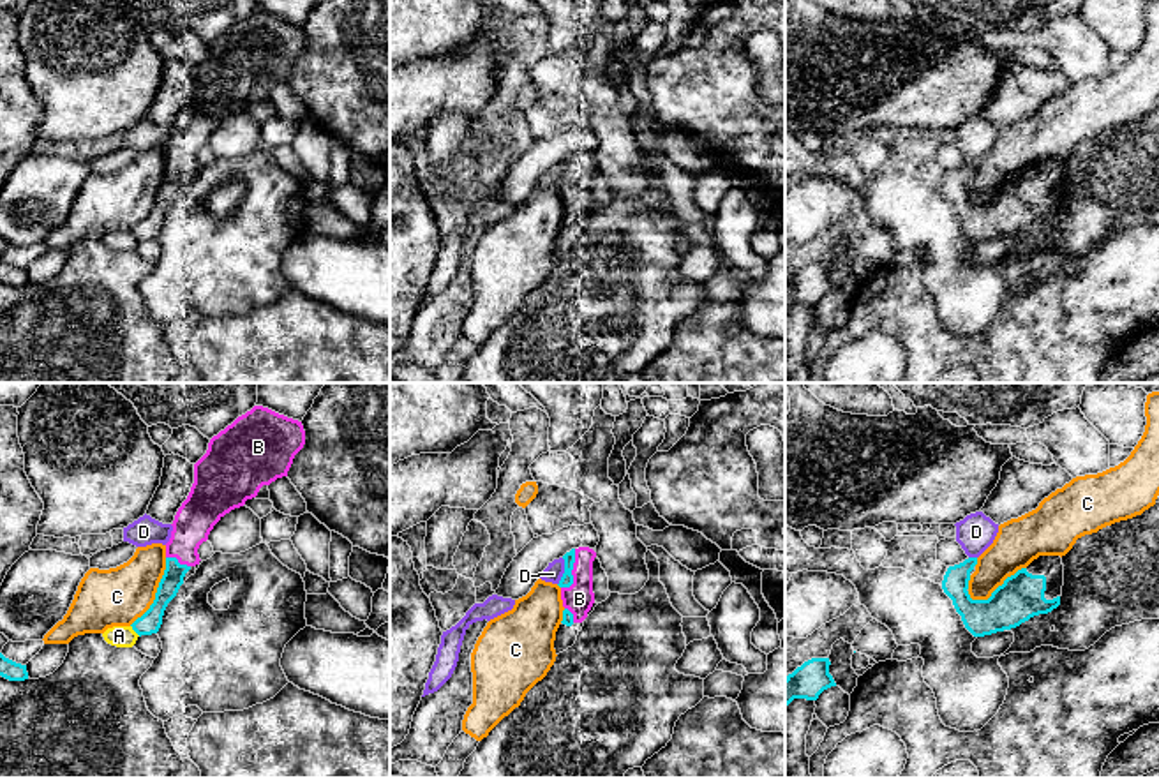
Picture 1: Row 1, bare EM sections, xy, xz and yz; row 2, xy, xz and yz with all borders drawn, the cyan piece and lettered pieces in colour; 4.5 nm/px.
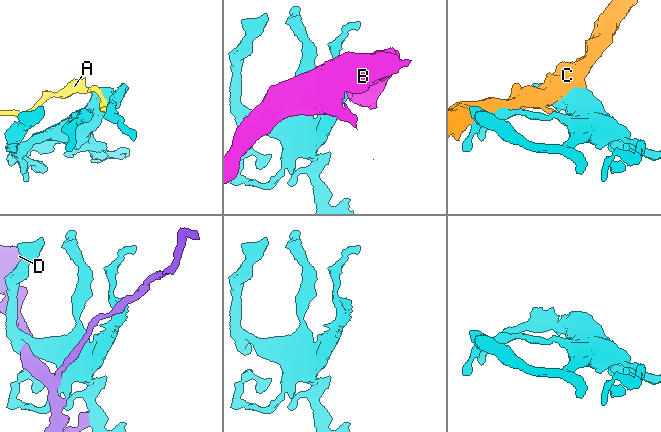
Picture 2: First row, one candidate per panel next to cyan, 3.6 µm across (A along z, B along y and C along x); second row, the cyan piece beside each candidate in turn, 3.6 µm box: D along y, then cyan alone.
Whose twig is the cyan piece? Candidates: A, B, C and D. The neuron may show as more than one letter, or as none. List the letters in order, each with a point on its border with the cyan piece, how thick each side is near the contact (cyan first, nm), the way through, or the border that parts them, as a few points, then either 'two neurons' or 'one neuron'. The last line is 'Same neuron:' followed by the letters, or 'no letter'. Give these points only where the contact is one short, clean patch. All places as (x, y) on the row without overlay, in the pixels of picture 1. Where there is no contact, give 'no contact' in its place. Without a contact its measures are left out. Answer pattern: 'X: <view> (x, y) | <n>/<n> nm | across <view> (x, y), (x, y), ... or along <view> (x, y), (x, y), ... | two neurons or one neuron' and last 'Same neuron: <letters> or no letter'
A: xy (134, 235) | 100/100 nm | two neurons
B: xz (570, 177) | 60/140 nm | one neuron
C: xy (156, 198) | 100/260 nm | two neurons
D: xz (565, 177) | 60/80 nm | two neurons
Same neuron: B

